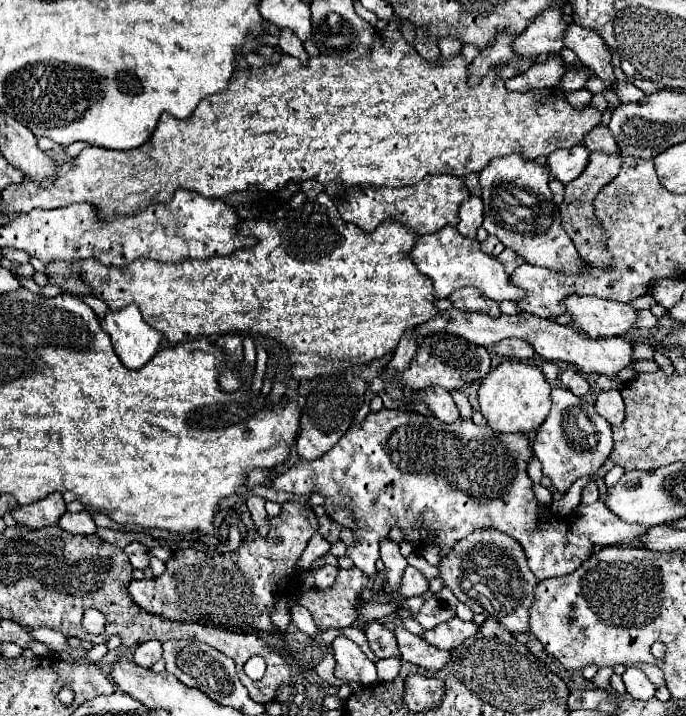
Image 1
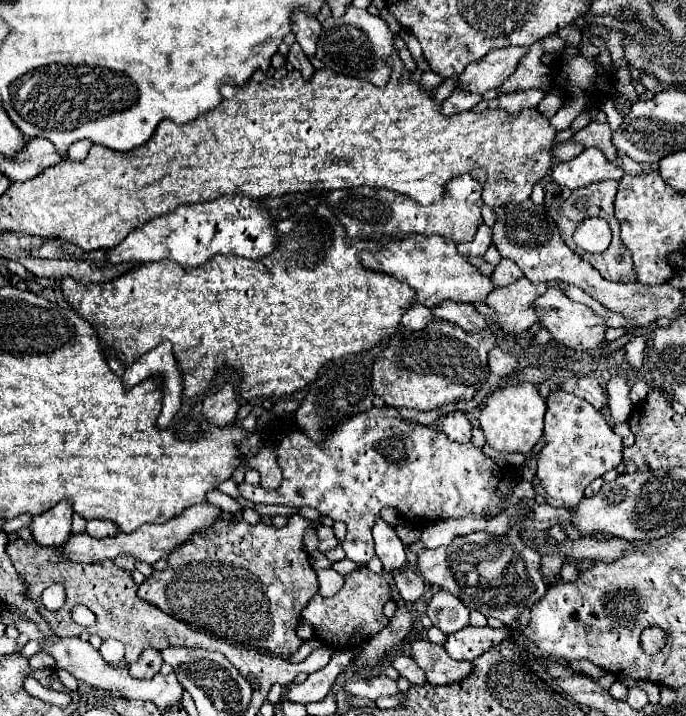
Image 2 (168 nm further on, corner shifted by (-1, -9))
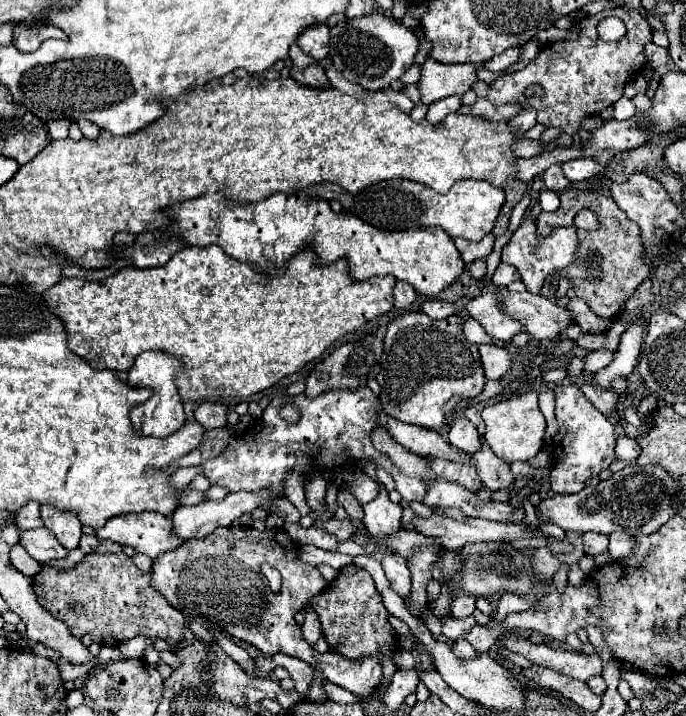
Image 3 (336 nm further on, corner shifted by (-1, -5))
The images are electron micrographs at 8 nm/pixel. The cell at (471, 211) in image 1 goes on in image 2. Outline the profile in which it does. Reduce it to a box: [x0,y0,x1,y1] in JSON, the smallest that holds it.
[458,223,492,257]

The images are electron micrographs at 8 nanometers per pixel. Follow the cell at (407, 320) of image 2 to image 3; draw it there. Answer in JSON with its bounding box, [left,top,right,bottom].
[394,281,416,309]

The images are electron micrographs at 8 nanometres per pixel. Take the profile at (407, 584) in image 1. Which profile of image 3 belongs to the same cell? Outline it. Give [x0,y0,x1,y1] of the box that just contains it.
[382,553,410,599]

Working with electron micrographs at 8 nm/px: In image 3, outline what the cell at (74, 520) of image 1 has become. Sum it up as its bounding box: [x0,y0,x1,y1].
[96,513,184,559]

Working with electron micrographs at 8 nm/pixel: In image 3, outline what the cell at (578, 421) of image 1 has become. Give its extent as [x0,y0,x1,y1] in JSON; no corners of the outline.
[550,379,616,495]

